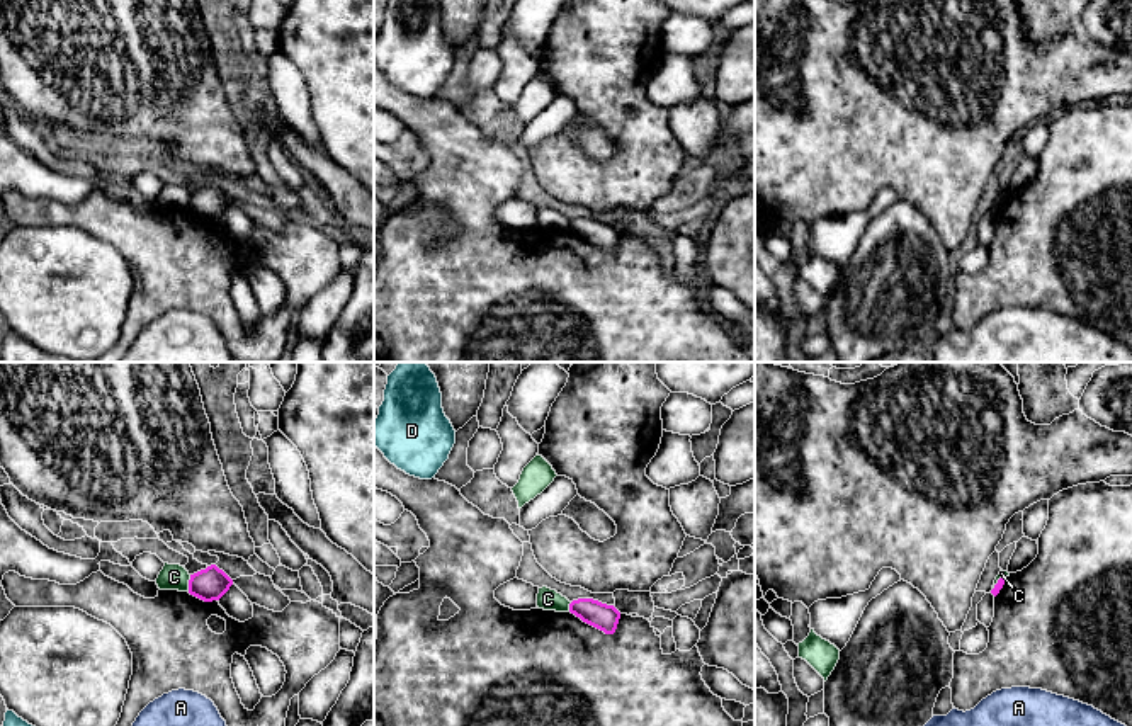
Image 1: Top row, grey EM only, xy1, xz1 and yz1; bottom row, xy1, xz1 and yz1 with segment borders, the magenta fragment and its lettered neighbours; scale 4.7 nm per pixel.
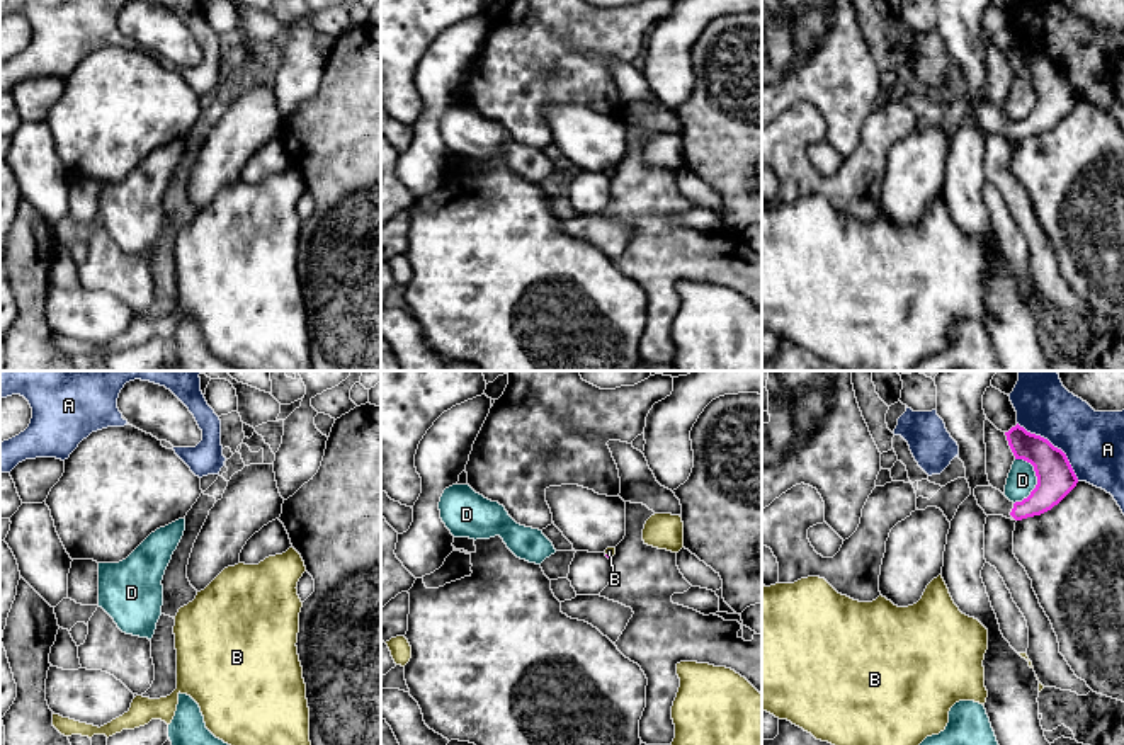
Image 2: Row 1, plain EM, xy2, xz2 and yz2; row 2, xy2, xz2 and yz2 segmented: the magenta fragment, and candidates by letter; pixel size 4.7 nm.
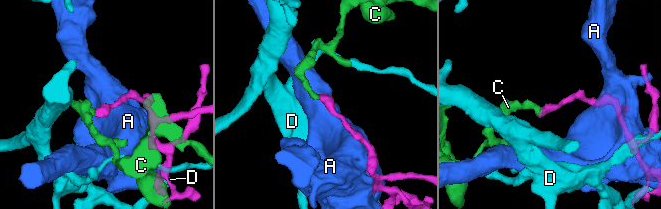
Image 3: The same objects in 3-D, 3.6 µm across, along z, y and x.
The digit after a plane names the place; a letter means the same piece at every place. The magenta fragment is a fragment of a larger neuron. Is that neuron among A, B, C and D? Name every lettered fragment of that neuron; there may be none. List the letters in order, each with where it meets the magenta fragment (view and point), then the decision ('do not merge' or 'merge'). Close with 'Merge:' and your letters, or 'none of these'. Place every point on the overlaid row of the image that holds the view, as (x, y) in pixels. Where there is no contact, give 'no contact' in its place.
A: yz2 (1053, 446) | do not merge
B: xz2 (609, 557) | merge
C: xy1 (189, 584) | do not merge
D: yz2 (1038, 483) | do not merge
Merge: B

